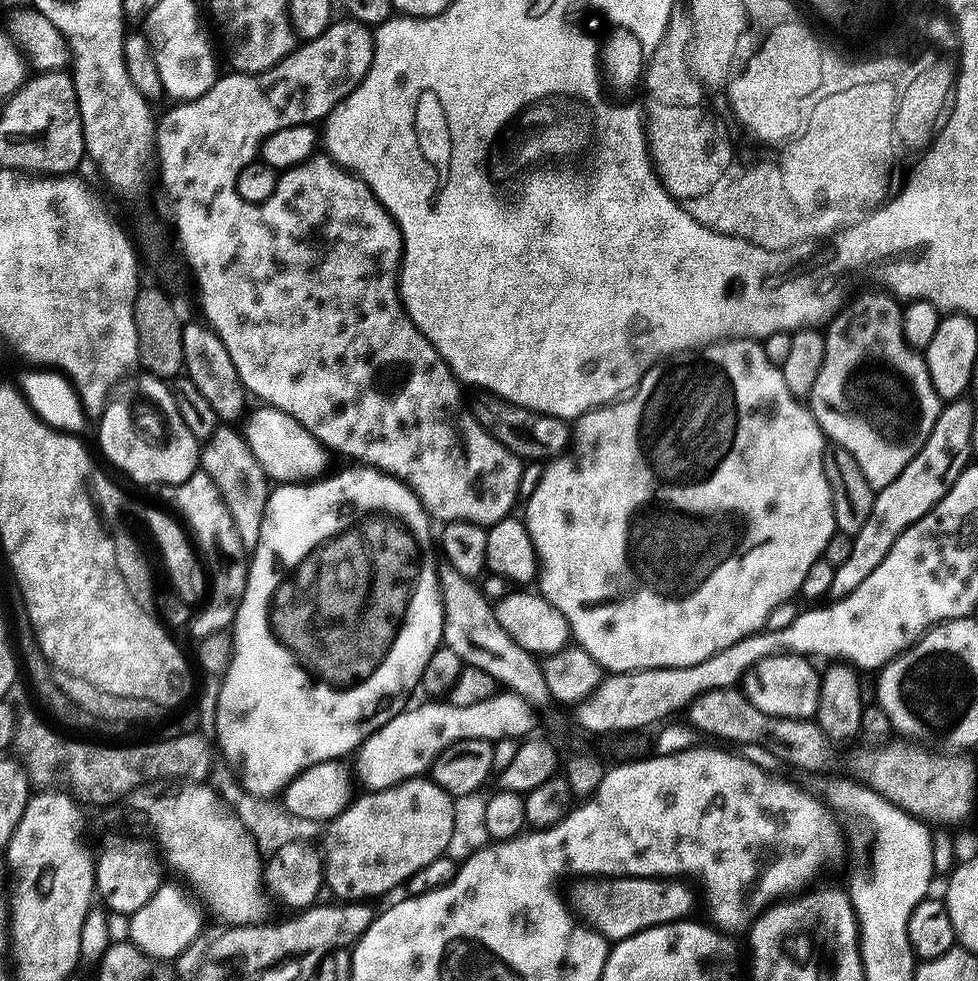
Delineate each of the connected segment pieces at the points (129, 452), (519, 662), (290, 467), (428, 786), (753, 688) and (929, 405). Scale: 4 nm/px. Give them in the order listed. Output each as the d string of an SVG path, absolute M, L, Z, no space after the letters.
M116 402L109 403L103 416L99 417L98 424L100 424L100 448L104 451L105 458L114 467L121 468L130 479L137 480L140 484L175 486L189 480L197 467L198 456L194 449L197 447L198 440L187 430L181 431L176 444L170 445L169 448L155 448L136 433L127 406Z
M469 585L467 591L453 592L441 587L440 599L443 602L443 643L454 650L467 666L485 670L497 683L527 700L546 696L548 687L535 655L518 646L498 625L493 605L475 587Z
M271 406L260 409L247 417L248 426L242 430L258 466L268 475L269 481L280 484L312 482L325 475L324 467L328 464L329 453L323 444L303 428L290 414Z
M409 776L389 788L377 792L368 790L364 794L357 795L327 825L328 852L326 848L323 853L324 879L327 891L332 891L336 895L333 897L344 902L360 902L368 898L364 896L374 896L399 884L401 887L418 870L422 870L422 866L430 866L430 862L441 859L456 832L457 801L431 778Z
M765 654L743 673L742 691L755 708L771 716L815 717L822 680L807 663L811 664L800 654Z
M868 292L839 309L827 321L822 370L818 370L818 378L814 378L810 397L810 411L820 431L835 447L850 450L850 458L858 462L858 470L862 470L874 490L890 486L920 453L942 407L928 373L927 359L909 348L902 338L901 305L891 295L883 295Z

